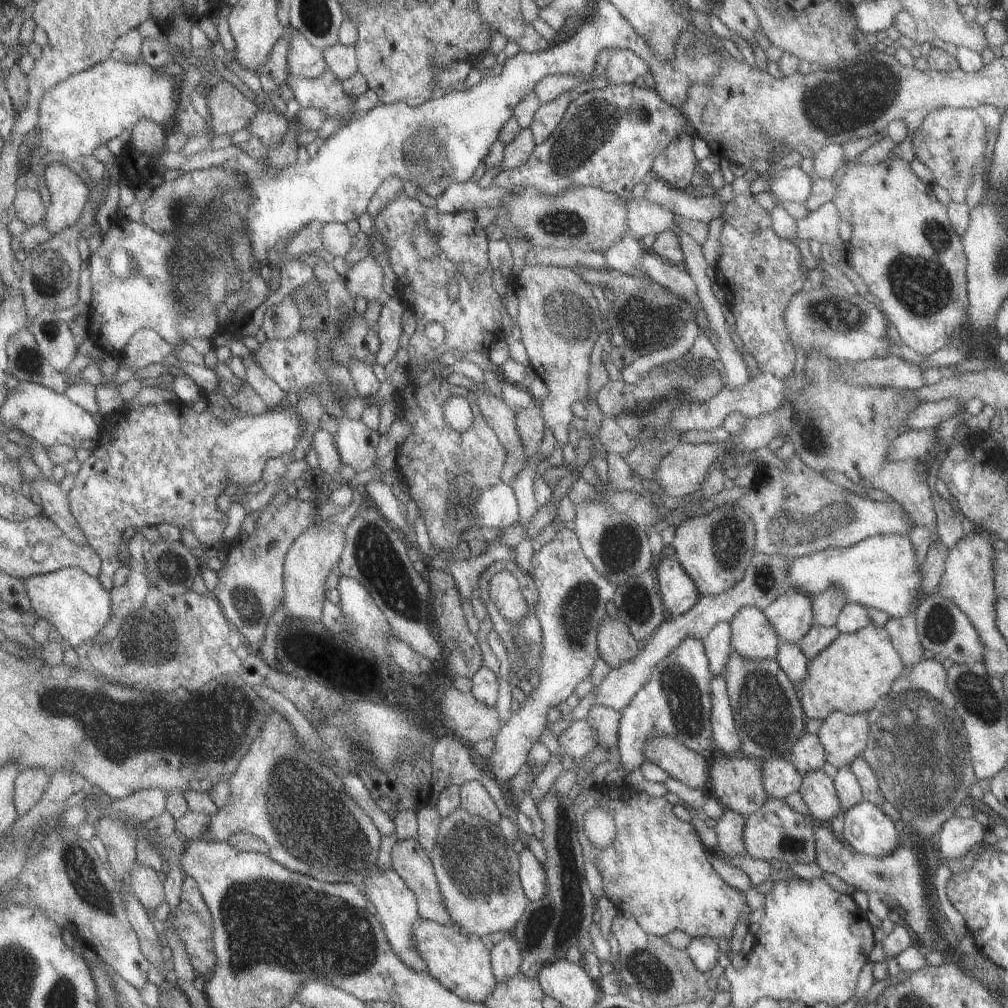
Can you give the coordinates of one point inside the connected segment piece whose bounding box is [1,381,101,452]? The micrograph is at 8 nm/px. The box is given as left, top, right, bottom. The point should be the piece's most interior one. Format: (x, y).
(48, 416)

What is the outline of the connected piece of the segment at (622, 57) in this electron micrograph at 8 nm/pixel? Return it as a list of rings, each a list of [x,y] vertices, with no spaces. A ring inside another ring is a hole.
[[[612,49],[610,60],[601,78],[608,78],[612,85],[621,85],[634,83],[639,76],[644,76],[649,71],[648,63],[637,57],[634,52],[626,49]]]

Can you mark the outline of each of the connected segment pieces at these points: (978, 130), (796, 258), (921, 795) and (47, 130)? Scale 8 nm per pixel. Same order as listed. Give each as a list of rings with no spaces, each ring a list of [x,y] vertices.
[[[960,107],[934,109],[914,132],[912,146],[915,158],[932,171],[935,184],[946,188],[952,201],[964,203],[972,182],[972,166],[977,161],[976,152],[986,152],[988,129],[978,111]]]
[[[745,177],[735,178],[731,182],[732,200],[737,207],[732,216],[727,216],[720,232],[720,258],[715,263],[714,270],[719,278],[717,283],[728,296],[730,310],[735,317],[738,334],[745,343],[745,348],[774,350],[774,376],[784,379],[784,376],[792,374],[796,364],[796,349],[785,327],[784,315],[790,299],[809,287],[808,274],[801,264],[800,249],[792,241],[781,239],[774,232],[769,212],[762,204],[754,201],[750,193],[750,183]]]
[[[938,658],[922,659],[918,664],[905,666],[900,676],[869,710],[868,744],[862,756],[873,768],[882,794],[900,812],[908,831],[926,840],[963,804],[968,789],[978,780],[969,755],[965,726],[956,712],[957,698],[947,687],[947,671]]]
[[[115,57],[115,58],[110,58],[110,59],[108,59],[108,60],[107,60],[107,61],[104,61],[104,62],[103,62],[103,63],[100,63],[100,64],[99,64],[99,65],[96,65],[96,66],[93,66],[93,67],[92,67],[92,68],[91,68],[91,69],[88,69],[88,70],[85,70],[85,71],[82,71],[82,72],[81,72],[81,73],[76,73],[76,74],[75,74],[75,75],[72,75],[72,76],[71,76],[71,77],[70,77],[70,78],[69,78],[69,79],[68,79],[68,80],[66,80],[66,81],[62,81],[62,82],[61,82],[61,83],[60,83],[60,84],[59,84],[59,85],[56,85],[56,86],[55,86],[55,87],[54,87],[54,88],[52,88],[52,89],[50,89],[50,90],[49,90],[49,91],[48,91],[48,92],[47,92],[47,93],[46,93],[46,94],[45,94],[45,97],[44,97],[44,98],[43,98],[43,100],[42,100],[42,102],[41,102],[41,109],[40,109],[40,112],[39,112],[39,113],[40,113],[40,114],[41,114],[41,119],[40,119],[40,122],[39,122],[39,126],[38,126],[38,127],[40,127],[40,130],[41,130],[41,133],[40,133],[40,138],[41,138],[41,143],[40,143],[40,144],[39,144],[39,145],[37,145],[37,148],[36,148],[36,149],[32,149],[32,150],[33,150],[33,153],[34,153],[34,151],[35,151],[35,150],[37,150],[37,149],[40,149],[40,148],[41,148],[41,149],[43,149],[43,150],[46,150],[46,151],[47,151],[47,153],[48,153],[48,152],[56,152],[56,153],[58,153],[58,154],[64,154],[64,156],[65,156],[65,158],[68,158],[68,159],[70,159],[70,160],[71,160],[71,161],[72,161],[72,162],[74,162],[74,163],[76,163],[76,162],[78,162],[78,163],[81,163],[81,161],[82,161],[82,160],[83,160],[83,159],[85,159],[85,158],[87,158],[87,157],[88,157],[88,156],[90,156],[90,155],[92,155],[92,154],[94,154],[94,150],[96,150],[96,148],[100,148],[100,146],[102,146],[102,144],[104,144],[104,145],[107,145],[107,144],[108,144],[108,142],[110,142],[110,140],[114,140],[114,138],[116,138],[116,136],[119,136],[119,137],[120,137],[120,136],[122,136],[122,135],[123,135],[123,134],[124,134],[124,133],[125,133],[125,132],[126,132],[126,131],[130,131],[130,132],[132,132],[132,130],[133,130],[133,128],[134,128],[134,127],[135,127],[135,126],[136,126],[136,125],[137,125],[137,124],[138,124],[138,123],[139,123],[139,122],[140,122],[140,120],[142,120],[142,118],[149,118],[149,119],[152,119],[152,120],[154,120],[154,122],[157,122],[157,123],[158,123],[158,124],[161,124],[161,125],[164,125],[164,126],[165,126],[165,127],[166,127],[166,128],[170,128],[170,126],[172,126],[172,122],[176,122],[176,118],[177,118],[177,110],[178,110],[178,109],[179,109],[179,102],[180,102],[180,99],[181,99],[181,98],[180,98],[180,96],[181,96],[181,92],[180,92],[180,85],[181,85],[181,80],[182,80],[182,77],[179,77],[179,76],[176,76],[176,77],[175,77],[175,76],[169,76],[169,75],[166,75],[166,74],[162,74],[162,73],[161,73],[161,72],[160,72],[160,71],[158,71],[158,69],[157,69],[157,68],[156,68],[156,67],[153,67],[153,66],[152,66],[152,65],[151,65],[151,64],[148,64],[148,63],[146,63],[146,62],[145,62],[145,63],[144,63],[144,64],[129,64],[129,63],[127,63],[127,62],[126,62],[126,60],[125,60],[125,59],[122,59],[122,58],[120,58],[120,57]]]

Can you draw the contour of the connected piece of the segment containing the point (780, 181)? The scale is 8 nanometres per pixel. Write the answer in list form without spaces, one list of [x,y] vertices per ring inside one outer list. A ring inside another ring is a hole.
[[[800,166],[782,168],[772,176],[770,192],[776,197],[778,203],[784,203],[785,200],[788,200],[804,204],[805,200],[810,196],[813,181],[810,176],[800,169]]]

